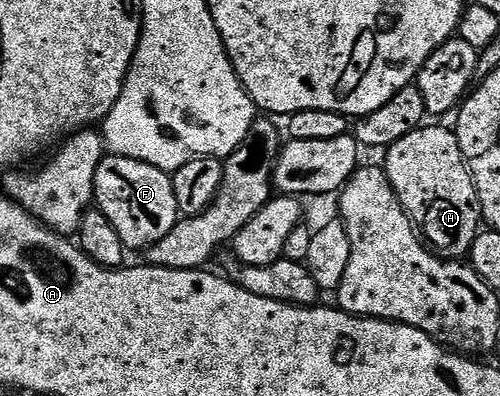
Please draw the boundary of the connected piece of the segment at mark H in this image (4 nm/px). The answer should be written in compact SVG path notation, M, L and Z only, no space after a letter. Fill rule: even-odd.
M429 127L417 128L407 134L407 138L399 138L399 142L392 144L384 153L383 167L389 185L419 229L424 243L438 253L457 258L460 252L461 255L468 253L483 220L477 202L477 188L461 153L456 131L452 127Z

